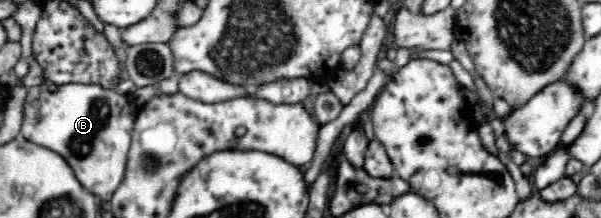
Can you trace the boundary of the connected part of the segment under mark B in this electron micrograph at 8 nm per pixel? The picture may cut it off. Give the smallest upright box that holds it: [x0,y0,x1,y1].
[19,82,135,200]

